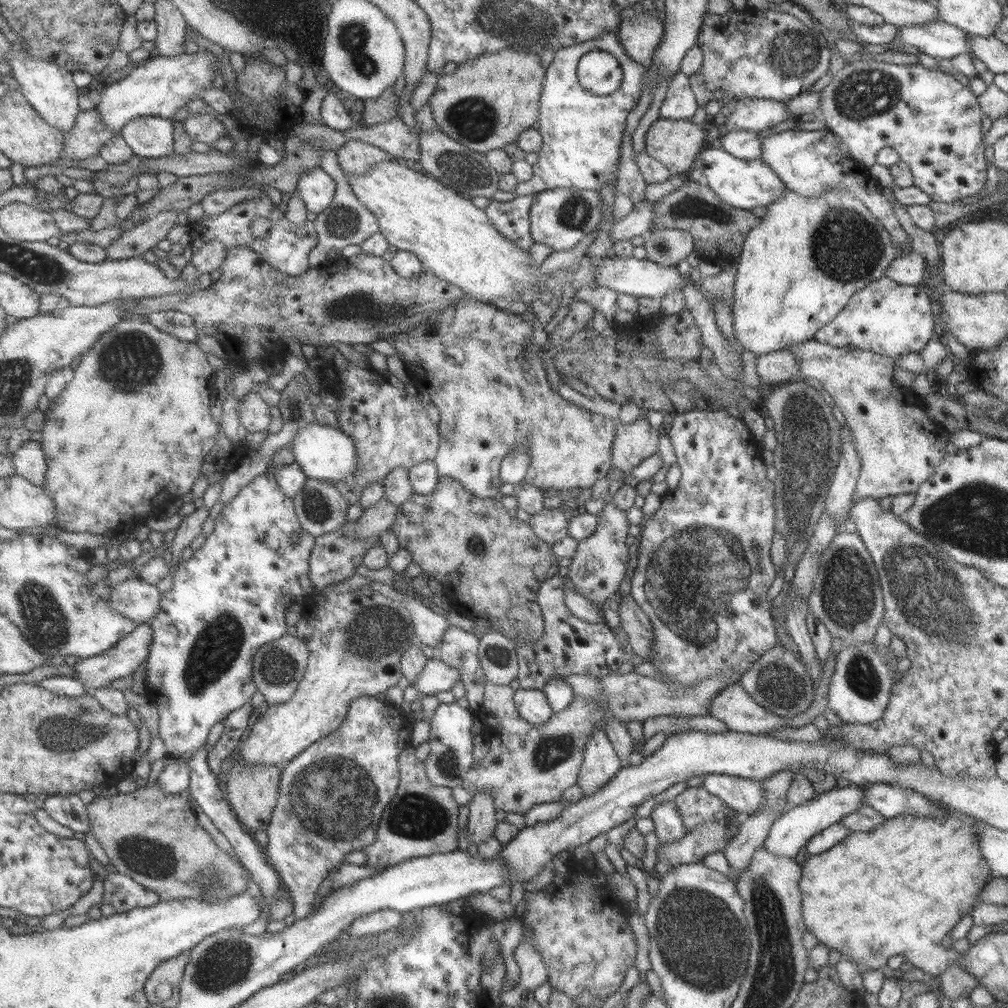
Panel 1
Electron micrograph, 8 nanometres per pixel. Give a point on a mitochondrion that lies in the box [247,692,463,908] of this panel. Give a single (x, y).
(333, 797)

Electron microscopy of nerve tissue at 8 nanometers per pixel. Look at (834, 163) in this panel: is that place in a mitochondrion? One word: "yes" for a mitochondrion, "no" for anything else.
no

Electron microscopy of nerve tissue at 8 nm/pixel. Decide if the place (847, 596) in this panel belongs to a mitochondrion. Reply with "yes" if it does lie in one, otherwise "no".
yes

